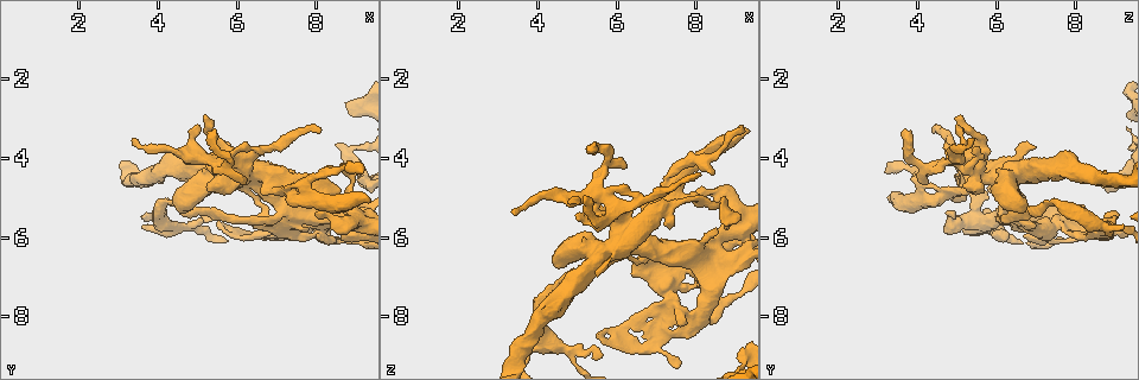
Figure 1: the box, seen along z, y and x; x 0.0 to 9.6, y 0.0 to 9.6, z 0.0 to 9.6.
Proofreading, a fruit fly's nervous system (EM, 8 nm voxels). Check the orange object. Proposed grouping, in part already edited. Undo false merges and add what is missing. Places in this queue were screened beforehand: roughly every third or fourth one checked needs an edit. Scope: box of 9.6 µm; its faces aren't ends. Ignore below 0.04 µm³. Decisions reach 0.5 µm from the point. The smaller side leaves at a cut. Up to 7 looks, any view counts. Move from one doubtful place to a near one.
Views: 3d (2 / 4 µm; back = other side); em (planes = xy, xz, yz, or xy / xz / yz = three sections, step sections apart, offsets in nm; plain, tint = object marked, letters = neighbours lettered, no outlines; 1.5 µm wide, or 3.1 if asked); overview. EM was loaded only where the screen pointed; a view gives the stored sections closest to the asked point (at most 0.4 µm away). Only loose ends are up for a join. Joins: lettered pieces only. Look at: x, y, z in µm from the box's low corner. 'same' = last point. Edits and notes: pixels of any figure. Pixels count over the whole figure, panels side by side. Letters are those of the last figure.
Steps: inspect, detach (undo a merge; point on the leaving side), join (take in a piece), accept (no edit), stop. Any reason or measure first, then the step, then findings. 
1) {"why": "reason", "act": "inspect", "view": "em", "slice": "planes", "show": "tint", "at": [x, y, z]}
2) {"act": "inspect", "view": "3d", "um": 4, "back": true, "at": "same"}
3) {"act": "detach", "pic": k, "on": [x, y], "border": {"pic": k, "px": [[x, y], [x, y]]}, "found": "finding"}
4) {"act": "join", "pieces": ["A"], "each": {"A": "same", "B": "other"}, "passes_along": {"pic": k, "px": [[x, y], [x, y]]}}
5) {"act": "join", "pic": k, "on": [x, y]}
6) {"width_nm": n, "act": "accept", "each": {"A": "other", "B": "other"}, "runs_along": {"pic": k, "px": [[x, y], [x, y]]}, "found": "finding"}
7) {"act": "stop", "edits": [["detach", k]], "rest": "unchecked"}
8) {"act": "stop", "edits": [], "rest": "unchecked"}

{"why": "thin end", "act": "inspect", "view": "3d", "um": 4, "at": [5.45, 3.25, 3.60]}

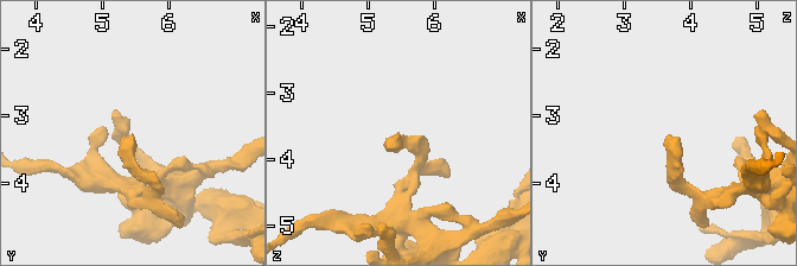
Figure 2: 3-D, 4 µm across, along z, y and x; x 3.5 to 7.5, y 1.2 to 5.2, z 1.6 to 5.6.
{"why": "need the tissue", "act": "inspect", "view": "em", "slice": "planes", "show": "letters", "at": [5.45, 3.25, 3.70]}

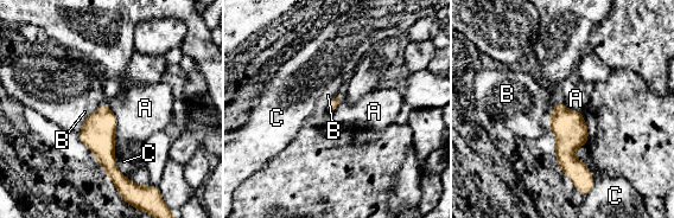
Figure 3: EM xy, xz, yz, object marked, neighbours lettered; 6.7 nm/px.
{"longest_contact_nm": ["A", 340], "act": "accept", "each": {"A": "other", "B": "other", "C": "other"}, "found": "no lettered piece goes on from it"}

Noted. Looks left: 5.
{"why": "thick end", "act": "inspect", "view": "3d", "um": 4, "back": true, "at": [8.00, 5.50, 4.95]}

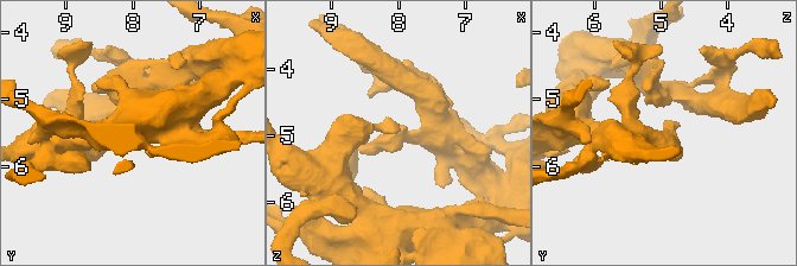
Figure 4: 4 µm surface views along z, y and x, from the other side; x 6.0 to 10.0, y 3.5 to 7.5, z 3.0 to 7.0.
{"why": "shape alone is not enough", "act": "inspect", "view": "em", "slice": "yz", "step": 4, "show": "letters", "at": [8.00, 5.45, 4.90]}

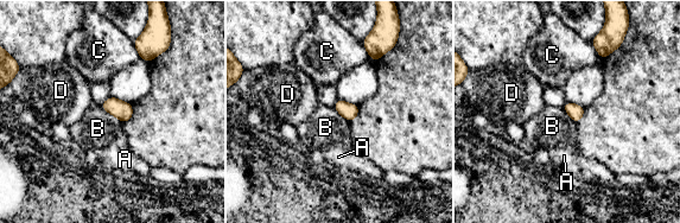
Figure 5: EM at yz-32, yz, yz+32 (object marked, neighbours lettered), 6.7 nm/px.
{"act": "inspect", "view": "em", "slice": "planes", "show": "letters", "at": "same"}

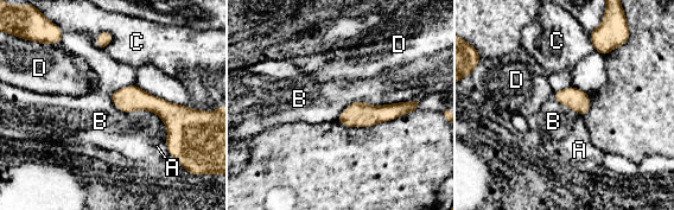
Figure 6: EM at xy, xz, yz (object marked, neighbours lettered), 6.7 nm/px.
{"act": "accept", "each": {"A": "other", "B": "other", "C": "other", "D": "other"}, "border": {"pic": 6, "px": [[404, 101], [353, 101], [336, 120]]}, "found": "no lettered piece goes on from it"}

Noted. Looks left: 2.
{"why": "free end", "act": "inspect", "view": "em", "slice": "planes", "show": "letters", "at": [5.60, 5.30, 9.05]}

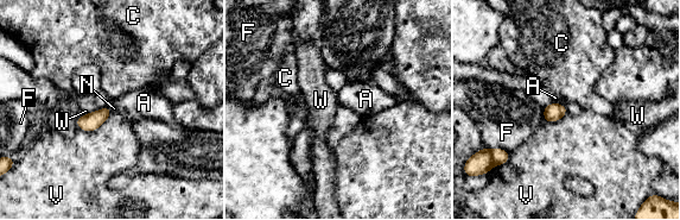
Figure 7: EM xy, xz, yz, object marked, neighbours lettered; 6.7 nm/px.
{"longest_contact_nm": ["V", 260], "act": "accept", "each": {"A": "other", "C": "other", "F": "other", "N": "other", "V": "other", "W": "other"}, "border": {"pic": 7, "px": [[108, 105], [86, 114]]}, "found": "no lettered piece goes on from it"}

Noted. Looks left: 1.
{"act": "stop", "edits": [], "rest": "unchecked"}

